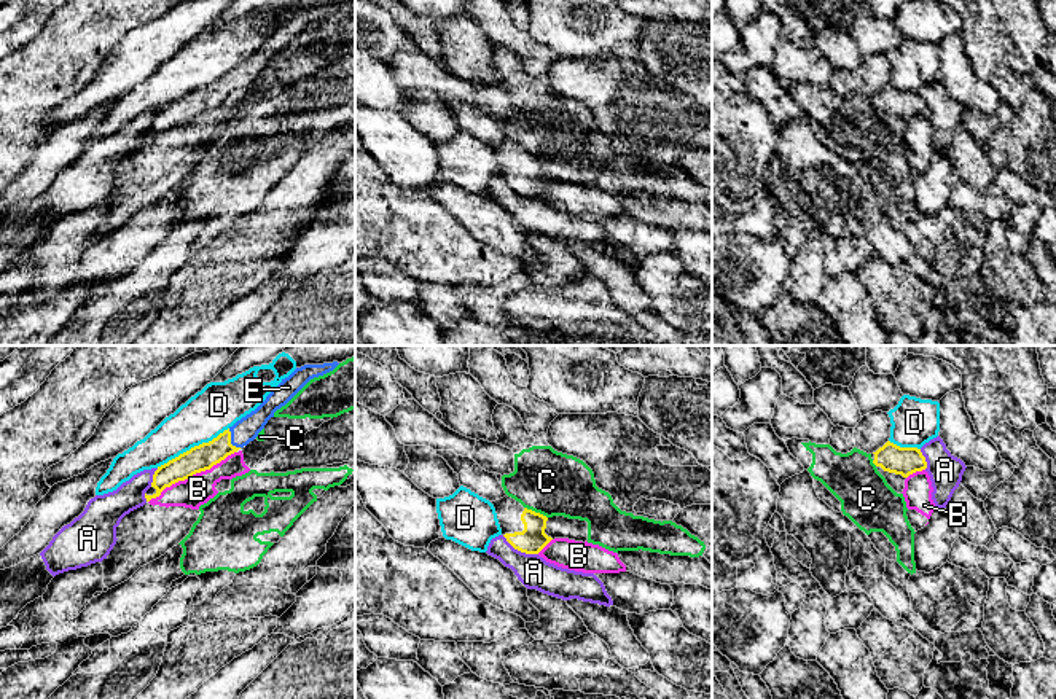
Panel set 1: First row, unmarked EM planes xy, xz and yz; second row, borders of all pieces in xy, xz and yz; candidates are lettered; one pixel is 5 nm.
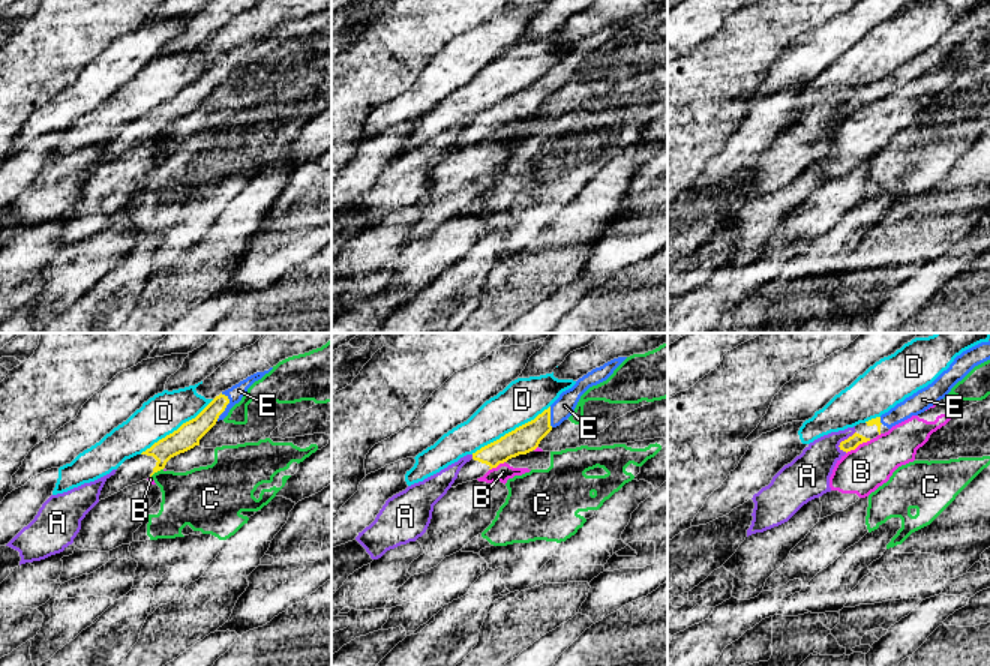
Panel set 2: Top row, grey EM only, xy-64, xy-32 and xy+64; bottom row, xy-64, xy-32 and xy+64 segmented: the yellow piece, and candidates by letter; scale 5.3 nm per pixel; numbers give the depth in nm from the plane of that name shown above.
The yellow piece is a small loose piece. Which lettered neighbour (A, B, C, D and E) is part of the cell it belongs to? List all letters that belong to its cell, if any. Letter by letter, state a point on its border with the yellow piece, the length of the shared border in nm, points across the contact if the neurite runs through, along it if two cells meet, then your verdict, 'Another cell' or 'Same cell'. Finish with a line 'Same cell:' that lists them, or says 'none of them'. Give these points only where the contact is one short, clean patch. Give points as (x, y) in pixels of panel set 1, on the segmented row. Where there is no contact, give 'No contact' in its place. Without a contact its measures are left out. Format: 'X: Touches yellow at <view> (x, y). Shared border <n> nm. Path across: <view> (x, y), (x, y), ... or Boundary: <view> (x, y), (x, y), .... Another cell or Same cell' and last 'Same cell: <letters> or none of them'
A: Touches yellow at xz (520, 550). Shared border 200 nm. Another cell
B: Touches yellow at xy (191, 475). Shared border 500 nm. Another cell
C: Touches yellow at xz (534, 511). Shared border 130 nm. Another cell
D: Touches yellow at xy (191, 448). Shared border 420 nm. Another cell
E: Touches yellow at xy (230, 440). Shared border 120 nm. Path across: xy (201, 457), (230, 440), (242, 432). Same cell
Same cell: E

